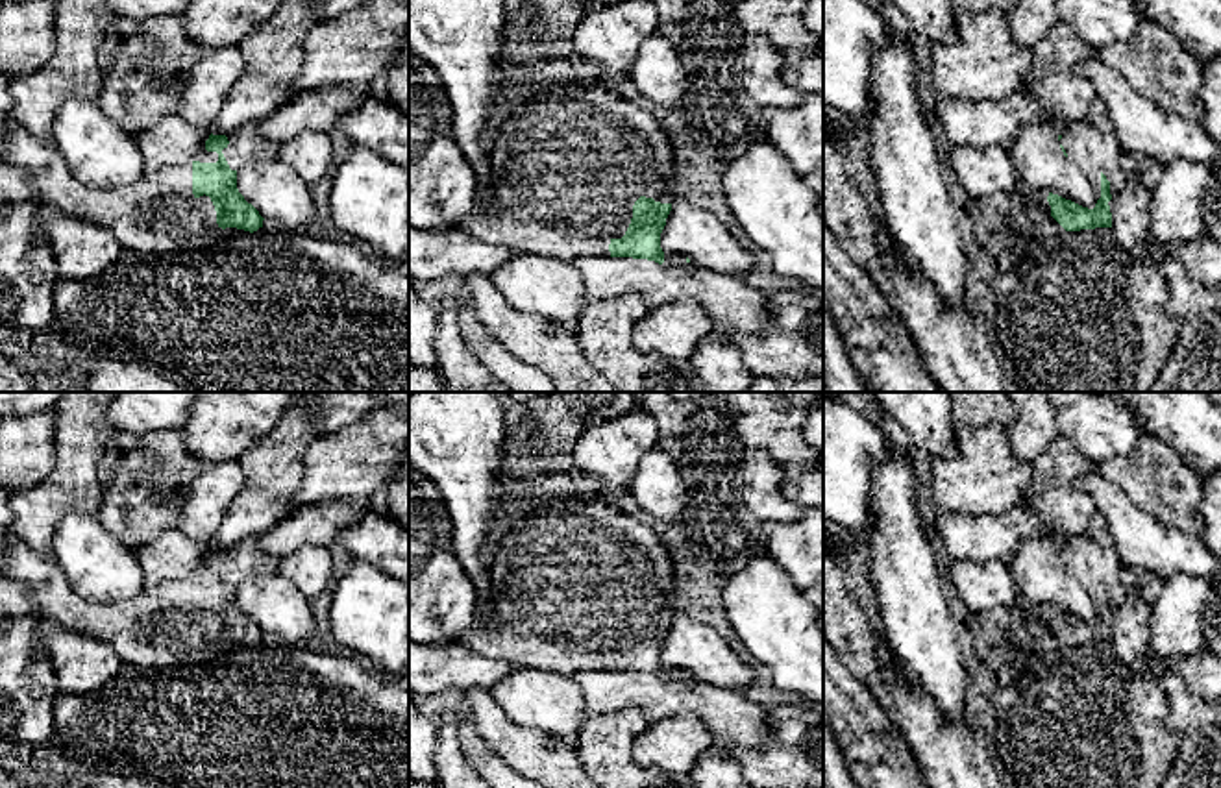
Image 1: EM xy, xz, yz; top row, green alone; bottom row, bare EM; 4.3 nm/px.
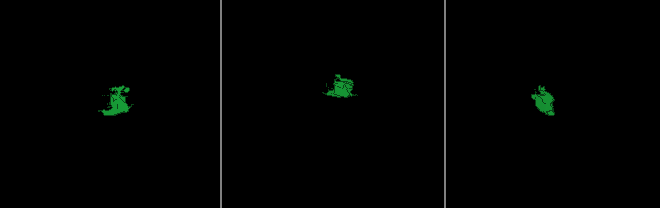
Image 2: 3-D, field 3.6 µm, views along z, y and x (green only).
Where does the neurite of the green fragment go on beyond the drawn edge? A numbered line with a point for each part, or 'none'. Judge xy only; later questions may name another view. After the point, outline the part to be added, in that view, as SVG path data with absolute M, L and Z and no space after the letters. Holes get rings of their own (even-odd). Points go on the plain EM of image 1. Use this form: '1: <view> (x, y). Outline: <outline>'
1: xy (246, 559). Outline: M257 536L244 538L226 551L229 559L222 568L231 585L279 572L279 559L265 553L259 548Z
2: xy (160, 620). Outline: M6 527L9 549L0 562L2 577L33 586L33 596L43 614L67 629L91 633L105 640L124 664L154 666L163 655L181 655L209 649L209 625L198 620L192 609L192 575L142 586L130 599L115 603L92 603L80 597L65 579L63 570L52 559L44 559L26 544L18 542L11 527Z

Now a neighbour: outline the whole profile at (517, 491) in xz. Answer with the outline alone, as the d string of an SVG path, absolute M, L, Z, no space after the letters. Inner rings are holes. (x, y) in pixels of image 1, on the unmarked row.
M509 475L503 481L503 512L505 511L529 511L538 505L538 501L531 496L533 486L531 477Z

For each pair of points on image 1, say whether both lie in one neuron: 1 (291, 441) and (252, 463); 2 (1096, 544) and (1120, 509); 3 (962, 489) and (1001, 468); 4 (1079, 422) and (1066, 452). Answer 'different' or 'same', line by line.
1: same
2: different
3: same
4: different

